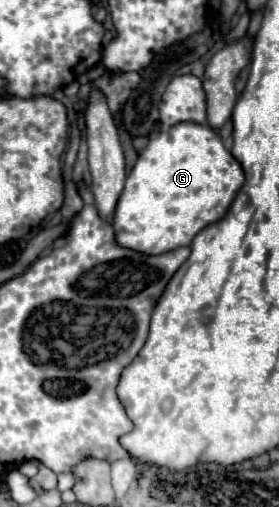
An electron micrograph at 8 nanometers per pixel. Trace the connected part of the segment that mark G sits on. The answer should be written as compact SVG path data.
M178 123L170 129L164 129L158 135L150 137L148 145L138 155L136 165L126 177L126 185L112 217L116 243L144 255L160 255L178 247L188 247L196 233L228 215L228 209L242 185L244 171L240 163L232 157L230 151L226 151L220 135L208 125Z

